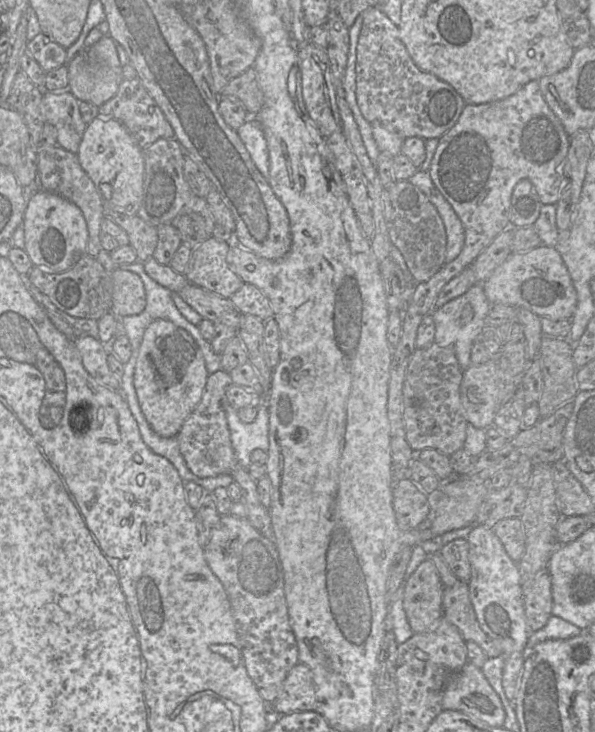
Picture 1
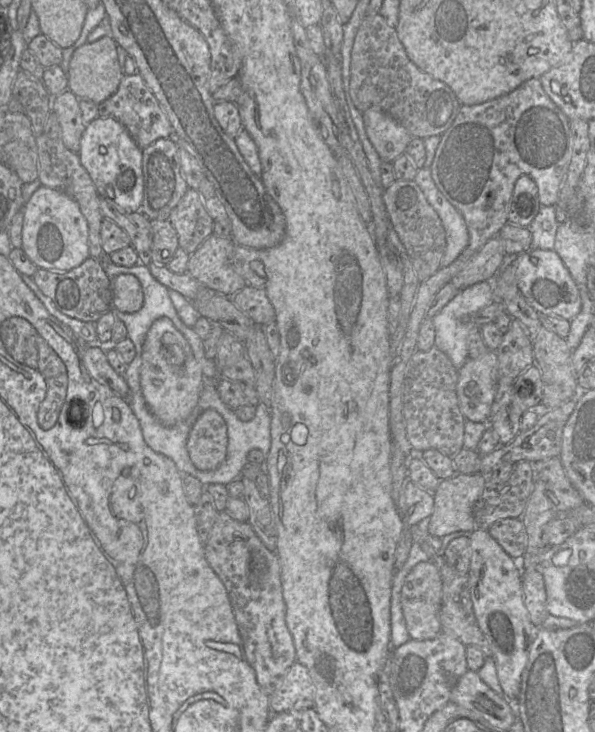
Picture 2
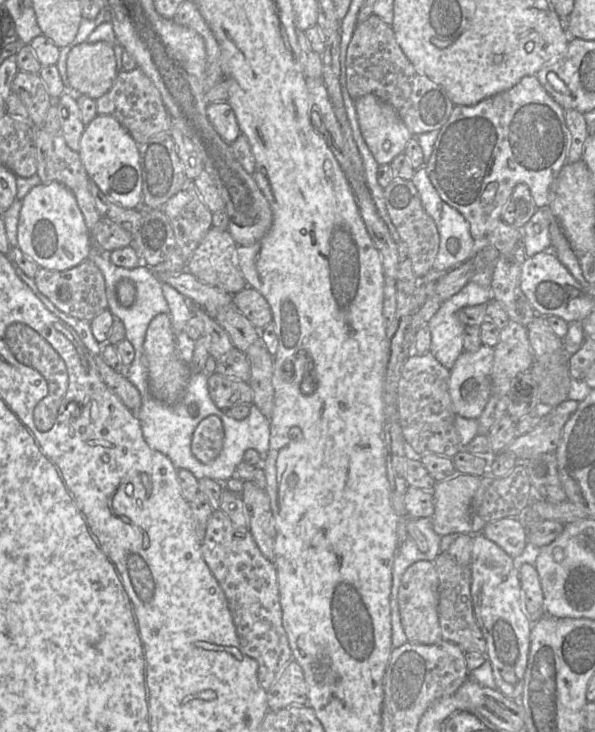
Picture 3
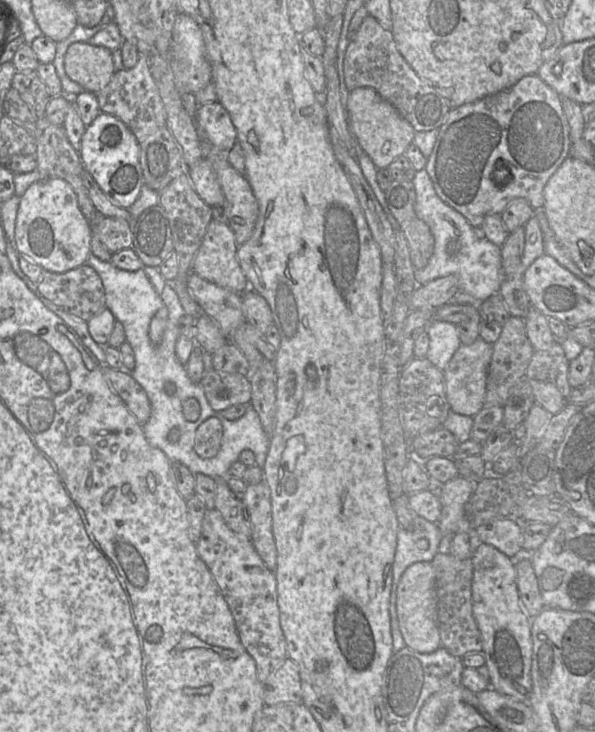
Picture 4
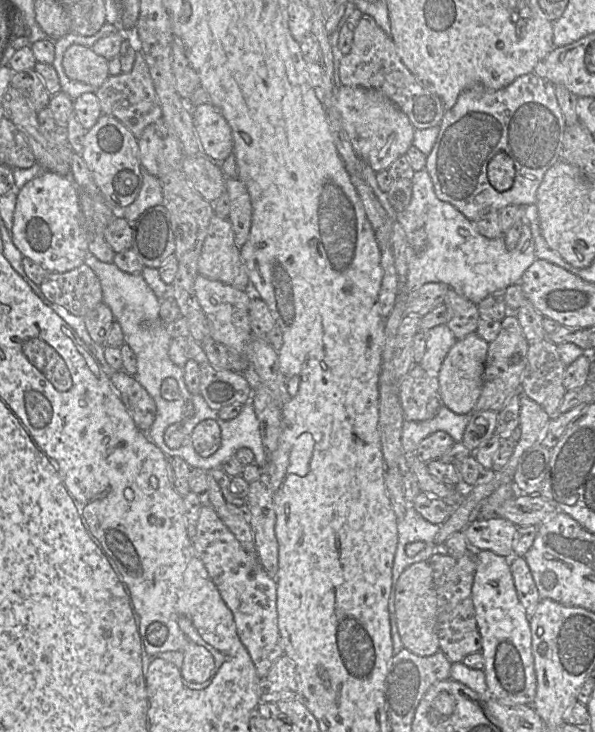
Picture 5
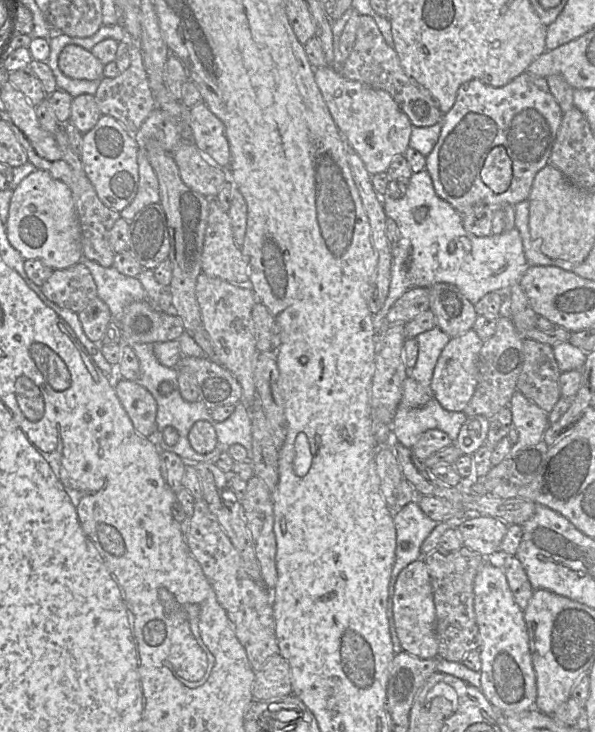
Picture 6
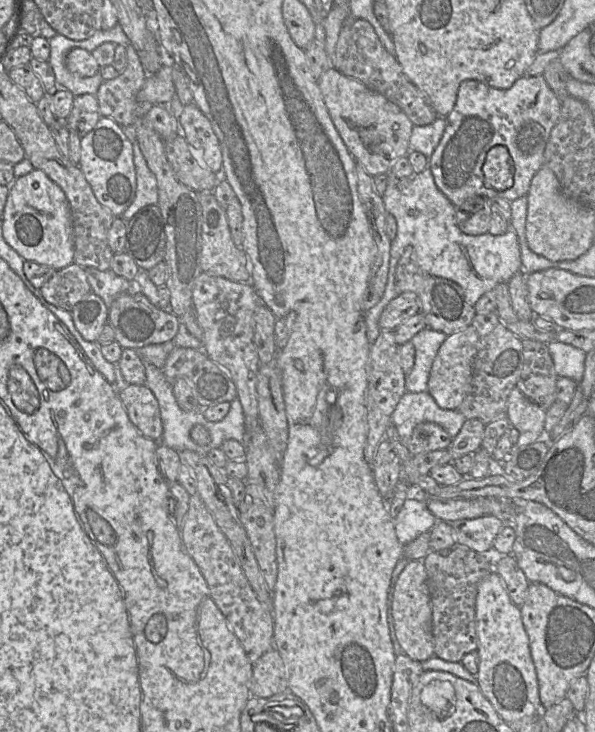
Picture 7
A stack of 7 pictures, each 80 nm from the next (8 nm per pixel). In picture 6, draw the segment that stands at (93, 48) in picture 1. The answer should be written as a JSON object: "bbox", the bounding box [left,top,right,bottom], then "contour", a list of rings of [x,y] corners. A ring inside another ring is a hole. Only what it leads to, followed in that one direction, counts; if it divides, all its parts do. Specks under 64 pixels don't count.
{"bbox":[59,44,104,80],"contour":[[[69,44],[59,55],[59,67],[69,78],[83,80],[101,80],[104,65],[93,55],[90,50]]]}

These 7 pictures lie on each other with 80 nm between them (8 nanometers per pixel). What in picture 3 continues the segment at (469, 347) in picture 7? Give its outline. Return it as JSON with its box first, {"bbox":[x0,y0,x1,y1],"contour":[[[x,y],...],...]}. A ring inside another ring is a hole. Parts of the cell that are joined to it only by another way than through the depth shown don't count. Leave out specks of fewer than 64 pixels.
{"bbox":[449,345,494,419],"contour":[[[482,345],[476,352],[464,351],[450,369],[449,394],[456,415],[478,419],[492,396],[491,370],[494,349]]]}

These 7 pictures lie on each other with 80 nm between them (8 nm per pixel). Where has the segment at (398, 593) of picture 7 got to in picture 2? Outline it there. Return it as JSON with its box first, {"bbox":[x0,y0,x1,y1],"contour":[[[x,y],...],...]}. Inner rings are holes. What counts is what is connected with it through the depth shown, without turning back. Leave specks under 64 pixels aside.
{"bbox":[401,561,442,640],"contour":[[[432,561],[415,565],[408,573],[401,589],[401,608],[411,639],[430,640],[441,633],[442,579],[438,566]]]}

